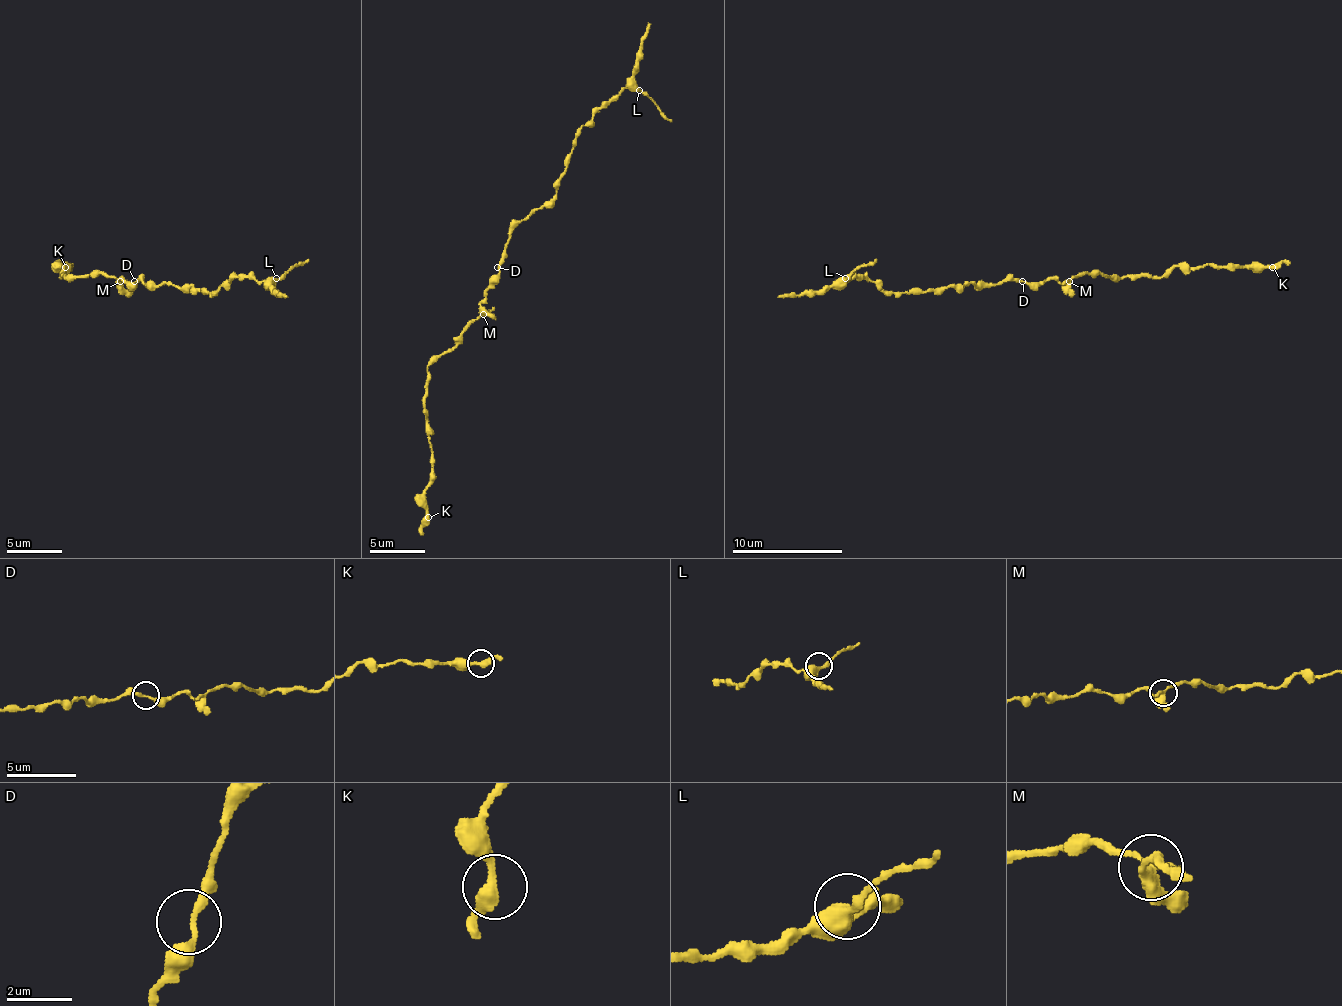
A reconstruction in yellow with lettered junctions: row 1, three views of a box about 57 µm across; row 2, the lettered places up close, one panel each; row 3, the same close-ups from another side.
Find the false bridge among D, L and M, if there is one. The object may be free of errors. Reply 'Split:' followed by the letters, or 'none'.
Split: M

